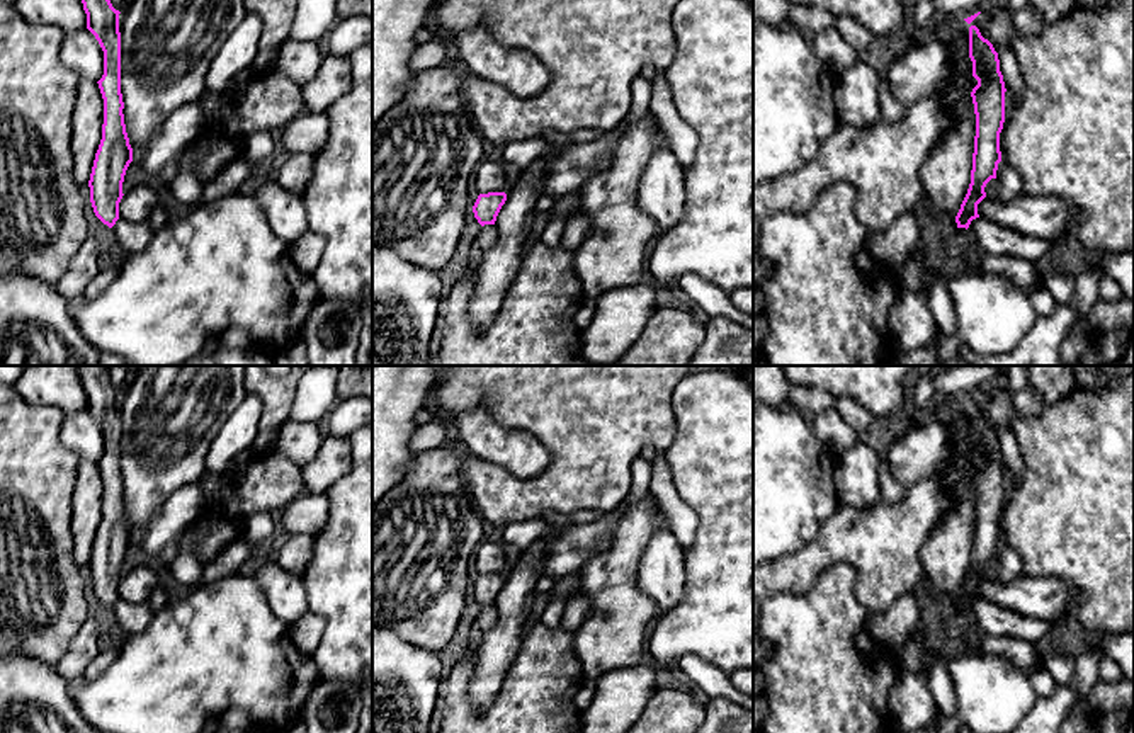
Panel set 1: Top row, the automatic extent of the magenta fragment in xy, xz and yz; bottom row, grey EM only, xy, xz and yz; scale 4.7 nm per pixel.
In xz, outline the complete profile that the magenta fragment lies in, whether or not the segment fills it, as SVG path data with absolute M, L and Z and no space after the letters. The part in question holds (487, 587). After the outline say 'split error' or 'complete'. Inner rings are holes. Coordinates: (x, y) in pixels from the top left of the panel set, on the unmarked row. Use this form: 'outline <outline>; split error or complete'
outline M505 573L479 575L473 587L473 594L474 594L474 599L478 600L478 604L481 607L495 605L496 597L500 594L502 587L505 585L505 582L507 582Z; complete

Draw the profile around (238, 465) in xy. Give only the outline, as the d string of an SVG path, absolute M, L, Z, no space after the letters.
M247 449L240 452L230 464L230 469L226 471L228 478L240 480L243 476L243 471L247 464L253 459L255 452L252 449Z

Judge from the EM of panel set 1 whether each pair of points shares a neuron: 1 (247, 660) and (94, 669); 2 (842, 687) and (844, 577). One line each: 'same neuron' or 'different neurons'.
1: different neurons
2: same neuron

